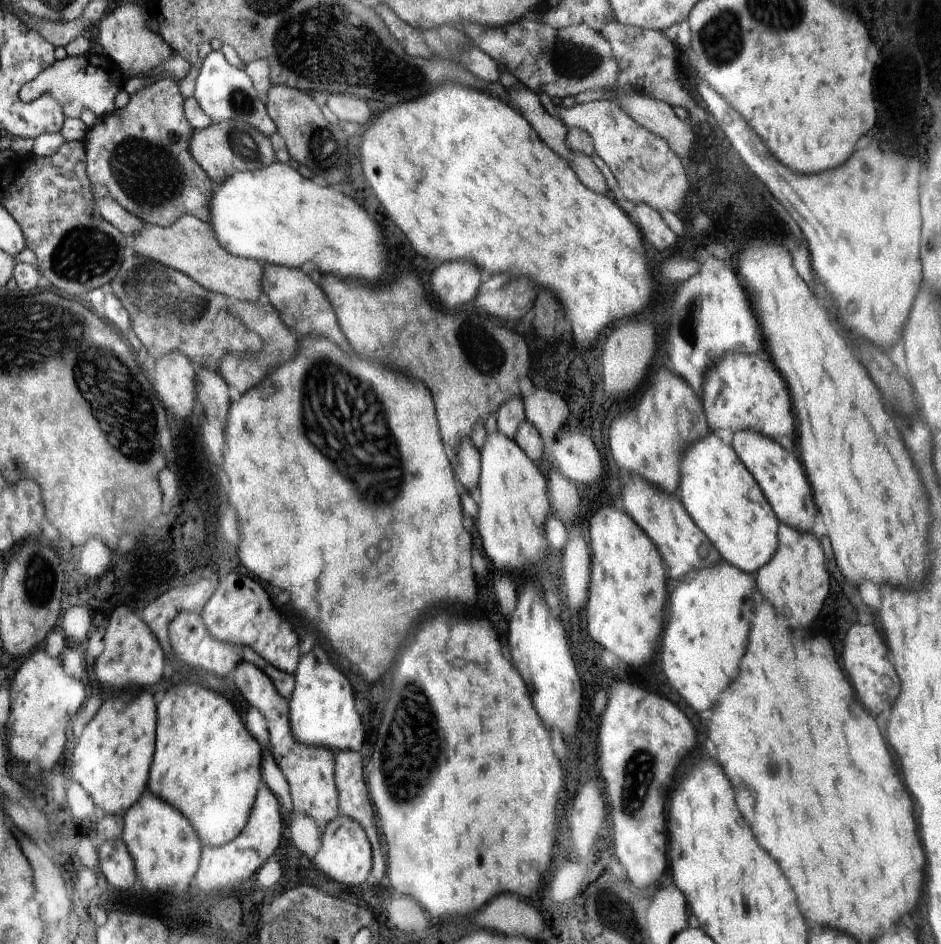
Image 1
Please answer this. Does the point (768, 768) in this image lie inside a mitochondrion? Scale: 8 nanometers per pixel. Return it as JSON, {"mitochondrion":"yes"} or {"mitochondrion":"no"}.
{"mitochondrion":"yes"}

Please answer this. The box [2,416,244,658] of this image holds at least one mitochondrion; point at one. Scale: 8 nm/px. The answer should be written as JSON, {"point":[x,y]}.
{"point":[39,576]}

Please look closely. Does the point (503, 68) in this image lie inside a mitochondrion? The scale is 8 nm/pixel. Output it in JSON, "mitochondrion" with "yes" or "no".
{"mitochondrion":"no"}

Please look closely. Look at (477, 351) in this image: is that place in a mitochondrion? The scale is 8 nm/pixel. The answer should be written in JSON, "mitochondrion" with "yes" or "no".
{"mitochondrion":"yes"}

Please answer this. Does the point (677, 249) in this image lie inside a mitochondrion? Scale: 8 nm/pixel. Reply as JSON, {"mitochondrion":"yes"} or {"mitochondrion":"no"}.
{"mitochondrion":"no"}

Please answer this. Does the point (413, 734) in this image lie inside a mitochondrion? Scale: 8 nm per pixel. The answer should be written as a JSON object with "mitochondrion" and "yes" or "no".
{"mitochondrion":"yes"}

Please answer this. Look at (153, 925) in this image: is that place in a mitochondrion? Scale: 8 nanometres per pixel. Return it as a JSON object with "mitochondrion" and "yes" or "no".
{"mitochondrion":"no"}

